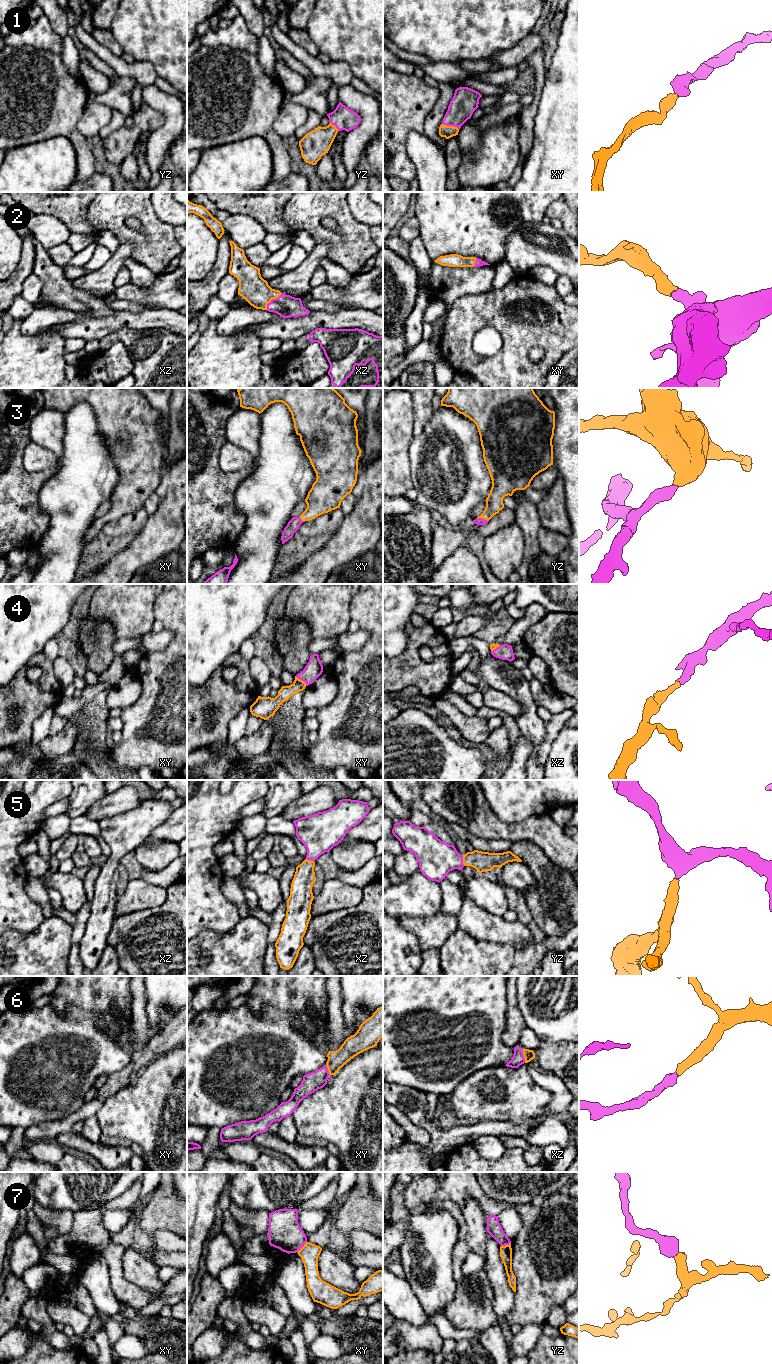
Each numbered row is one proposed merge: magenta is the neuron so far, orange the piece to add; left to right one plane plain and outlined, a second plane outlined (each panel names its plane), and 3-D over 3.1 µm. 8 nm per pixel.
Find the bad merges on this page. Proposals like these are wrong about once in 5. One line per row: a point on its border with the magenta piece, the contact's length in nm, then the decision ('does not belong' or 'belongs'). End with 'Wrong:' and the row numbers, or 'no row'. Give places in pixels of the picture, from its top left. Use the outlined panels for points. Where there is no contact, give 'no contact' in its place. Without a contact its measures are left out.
1: xy (450, 125) | 140 nm | belongs
2: xz (271, 300) | 180 nm | belongs
3: yz (481, 518) | 90 nm | belongs
4: xy (301, 679) | 120 nm | belongs
5: yz (462, 861) | 80 nm | belongs
6: xz (523, 1056) | 110 nm | belongs
7: xy (302, 1246) | 120 nm | does not belong
Wrong: 7

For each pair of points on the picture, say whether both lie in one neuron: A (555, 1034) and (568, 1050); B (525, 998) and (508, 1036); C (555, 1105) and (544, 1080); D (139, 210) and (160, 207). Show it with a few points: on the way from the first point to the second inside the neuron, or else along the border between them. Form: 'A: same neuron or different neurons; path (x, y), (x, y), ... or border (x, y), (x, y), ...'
A: different neurons; border (540, 1039), (546, 1042), (568, 1042)
B: different neurons; border (515, 986), (517, 1009), (526, 1026)
C: same neuron; path (556, 1099), (556, 1092), (550, 1086)
D: different neurons; border (150, 202), (155, 215), (160, 220), (170, 224)

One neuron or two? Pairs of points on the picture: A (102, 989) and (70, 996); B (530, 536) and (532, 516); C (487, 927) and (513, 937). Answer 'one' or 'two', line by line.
A: one
B: one
C: one

